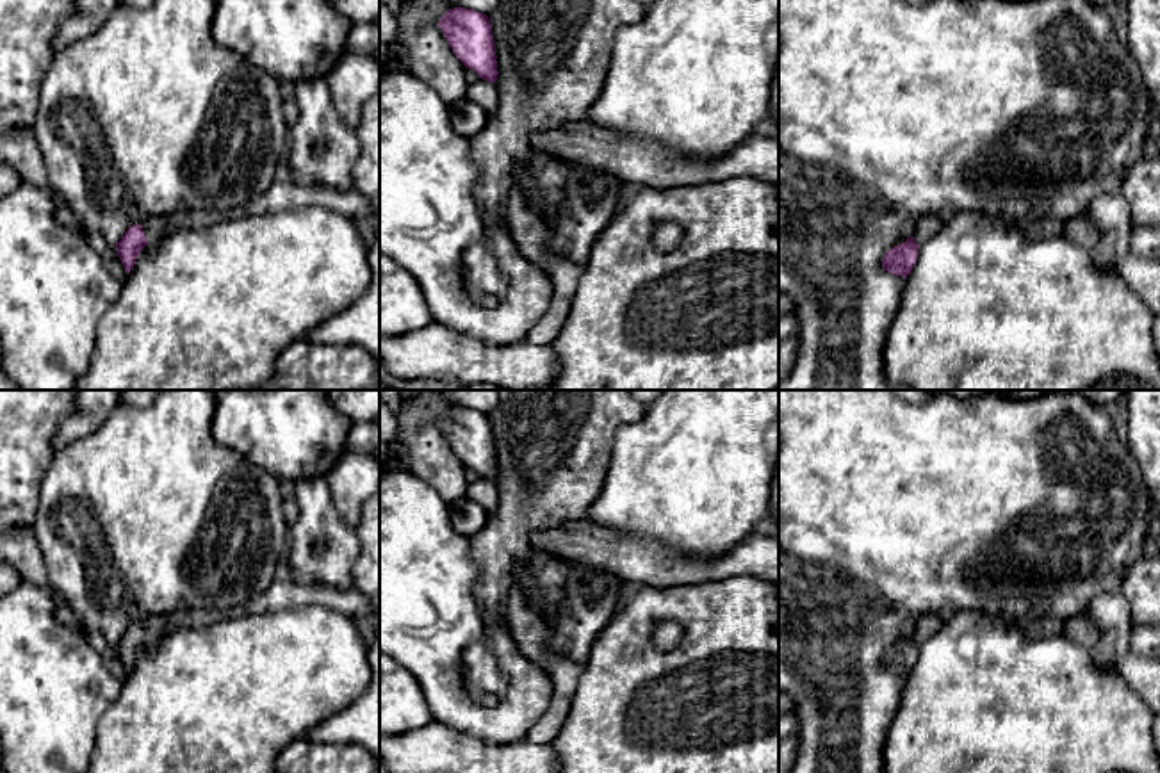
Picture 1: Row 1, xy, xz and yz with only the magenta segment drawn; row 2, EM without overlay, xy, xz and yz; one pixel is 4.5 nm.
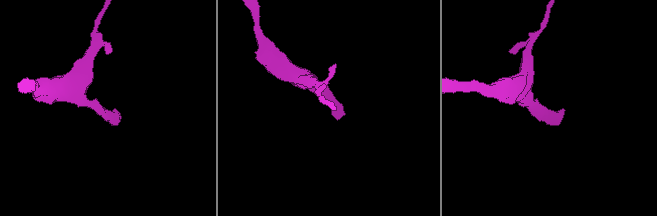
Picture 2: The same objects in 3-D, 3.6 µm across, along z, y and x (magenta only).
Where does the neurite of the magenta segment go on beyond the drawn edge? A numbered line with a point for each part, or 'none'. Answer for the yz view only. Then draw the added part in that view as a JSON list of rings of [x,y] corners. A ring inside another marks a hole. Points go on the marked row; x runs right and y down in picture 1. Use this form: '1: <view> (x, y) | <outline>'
1: yz (929, 225) | [[[923,216],[914,230],[914,240],[918,244],[927,242],[939,232],[941,224],[943,221],[937,216]]]

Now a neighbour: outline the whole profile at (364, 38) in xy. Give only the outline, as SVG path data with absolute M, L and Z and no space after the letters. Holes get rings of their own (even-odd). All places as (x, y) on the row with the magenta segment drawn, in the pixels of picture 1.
M353 23L346 39L346 52L380 61L380 23Z

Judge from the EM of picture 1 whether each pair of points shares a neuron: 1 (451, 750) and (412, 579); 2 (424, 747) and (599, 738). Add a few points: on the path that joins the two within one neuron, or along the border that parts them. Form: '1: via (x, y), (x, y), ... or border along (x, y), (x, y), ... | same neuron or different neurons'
1: border along (433, 720), (485, 741) | different neurons
2: border along (549, 745), (558, 754) | different neurons

